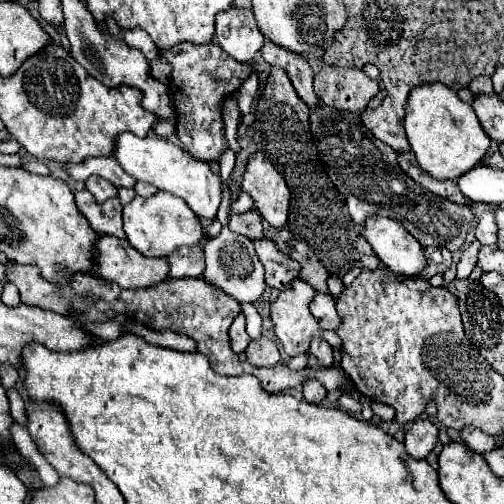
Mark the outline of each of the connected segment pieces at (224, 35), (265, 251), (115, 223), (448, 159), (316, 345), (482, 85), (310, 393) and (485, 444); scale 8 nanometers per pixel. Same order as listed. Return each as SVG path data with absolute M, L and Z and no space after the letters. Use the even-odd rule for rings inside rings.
M234 6L216 16L214 38L222 50L238 62L250 62L264 44L252 12Z
M254 240L256 254L265 268L265 282L270 288L286 290L300 276L300 264L278 250L272 240Z
M80 190L76 192L76 206L84 214L84 218L90 222L94 232L124 238L122 204L116 196L100 204L88 190Z
M420 84L418 88L410 90L408 102L406 102L404 128L406 128L408 144L410 144L412 152L416 154L418 164L430 176L436 176L438 180L454 180L456 176L468 172L468 168L474 168L490 148L490 136L484 132L484 128L480 128L480 122L476 120L472 106L462 102L458 98L458 94L450 88L446 88L444 84Z
M312 338L312 344L310 344L310 352L320 360L320 364L324 366L330 366L334 362L334 356L332 356L332 346L328 342L324 342L322 338Z
M480 76L480 78L474 78L470 84L468 84L470 92L472 94L492 94L492 80L488 76Z
M306 378L302 386L304 386L304 400L306 402L320 404L326 398L326 390L324 390L324 386L316 378Z
M464 428L462 430L462 438L464 438L464 444L472 450L472 452L478 452L478 454L484 454L496 446L500 446L498 438L496 436L488 436L488 434L482 434L478 428Z

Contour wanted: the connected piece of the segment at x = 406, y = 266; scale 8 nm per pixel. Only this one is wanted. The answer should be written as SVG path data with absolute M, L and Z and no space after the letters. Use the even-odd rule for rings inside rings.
M368 218L362 236L372 244L374 254L394 272L416 276L424 270L426 258L424 248L418 244L410 232L402 228L400 222L392 218Z

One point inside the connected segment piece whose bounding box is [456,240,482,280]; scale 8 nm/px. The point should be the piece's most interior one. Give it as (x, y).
(468, 261)

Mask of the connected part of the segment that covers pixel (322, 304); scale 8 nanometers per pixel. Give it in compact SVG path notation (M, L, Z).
M328 296L328 298L314 298L312 314L318 320L322 330L338 330L342 326L342 318L336 312L332 296Z

